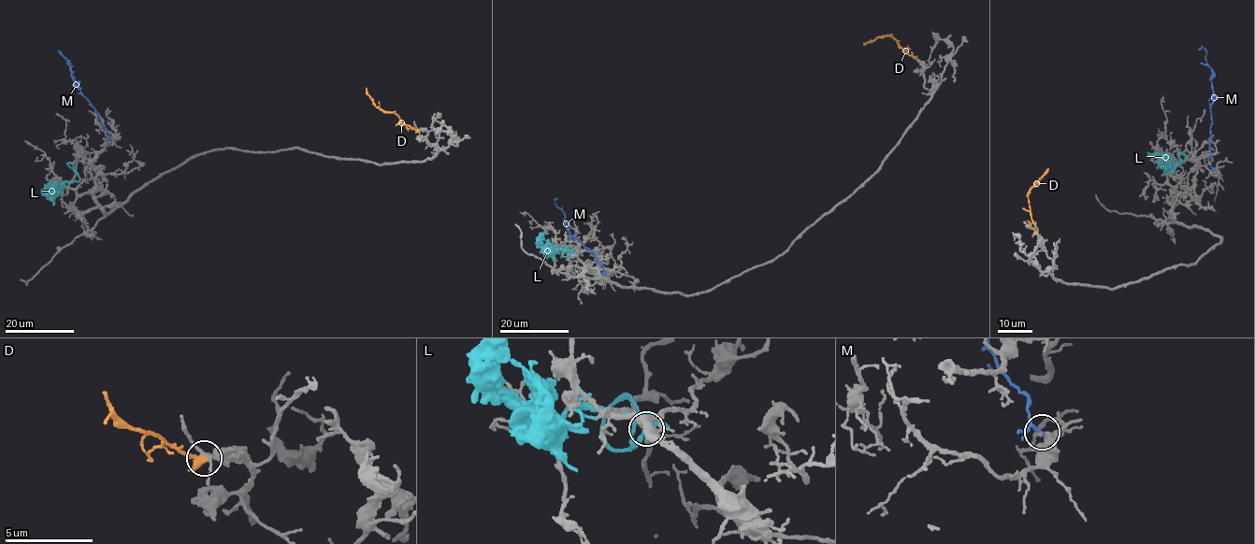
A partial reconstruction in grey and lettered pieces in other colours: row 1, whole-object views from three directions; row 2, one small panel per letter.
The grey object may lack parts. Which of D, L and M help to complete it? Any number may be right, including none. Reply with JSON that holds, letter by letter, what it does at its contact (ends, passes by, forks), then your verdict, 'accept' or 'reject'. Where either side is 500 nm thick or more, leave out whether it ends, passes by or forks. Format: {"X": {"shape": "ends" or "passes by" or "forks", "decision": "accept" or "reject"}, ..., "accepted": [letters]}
{"D": {"shape": "ends", "decision": "reject"}, "L": {"shape": "passes by", "decision": "reject"}, "M": {"shape": "forks", "decision": "reject"}, "accepted": []}

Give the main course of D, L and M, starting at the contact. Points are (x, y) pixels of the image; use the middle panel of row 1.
D: (916, 58), (907, 54), (891, 36), (882, 35), (863, 43)
L: (570, 252), (574, 251), (556, 249), (554, 252), (547, 250), (542, 244), (544, 228)
M: (607, 274), (595, 253), (569, 236), (565, 214), (555, 201), (557, 198)

